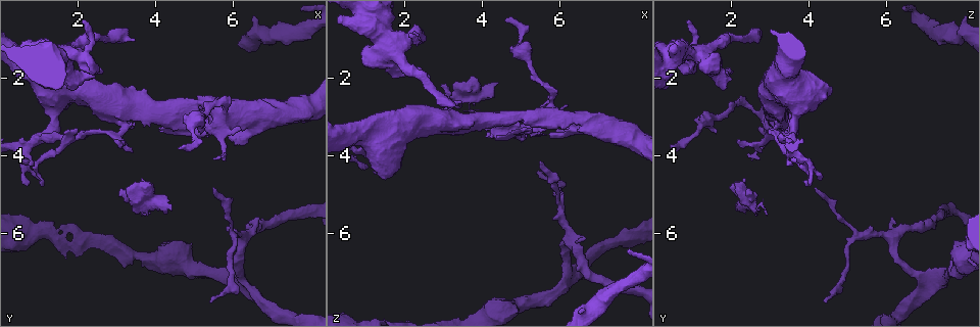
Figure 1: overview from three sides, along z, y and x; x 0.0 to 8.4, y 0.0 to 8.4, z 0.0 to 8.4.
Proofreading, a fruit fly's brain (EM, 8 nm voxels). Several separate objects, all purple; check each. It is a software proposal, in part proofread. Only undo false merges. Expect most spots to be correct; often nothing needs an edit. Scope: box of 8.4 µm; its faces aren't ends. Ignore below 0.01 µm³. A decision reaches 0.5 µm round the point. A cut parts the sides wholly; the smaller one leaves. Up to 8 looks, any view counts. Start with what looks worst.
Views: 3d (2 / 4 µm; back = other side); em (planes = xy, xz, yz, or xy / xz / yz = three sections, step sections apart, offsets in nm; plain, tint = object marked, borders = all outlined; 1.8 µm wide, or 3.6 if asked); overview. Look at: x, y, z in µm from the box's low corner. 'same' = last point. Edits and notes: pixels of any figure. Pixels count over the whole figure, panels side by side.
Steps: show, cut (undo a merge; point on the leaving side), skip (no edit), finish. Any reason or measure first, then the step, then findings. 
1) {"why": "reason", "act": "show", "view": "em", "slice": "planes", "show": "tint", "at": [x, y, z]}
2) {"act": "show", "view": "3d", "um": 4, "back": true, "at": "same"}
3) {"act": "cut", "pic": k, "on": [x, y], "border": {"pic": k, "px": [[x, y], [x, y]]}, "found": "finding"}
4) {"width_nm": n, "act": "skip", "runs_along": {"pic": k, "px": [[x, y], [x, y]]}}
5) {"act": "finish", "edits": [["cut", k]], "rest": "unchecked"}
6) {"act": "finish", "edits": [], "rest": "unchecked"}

{"why": "small branch off a trunk", "act": "show", "view": "em", "slice": "planes", "show": "tint", "at": [1.35, 3.45, 3.65]}

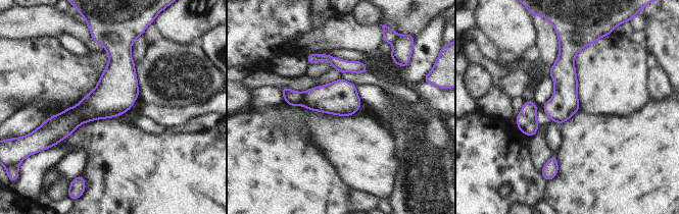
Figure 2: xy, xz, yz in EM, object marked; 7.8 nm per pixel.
{"act": "cut", "pic": 2, "on": [292, 98], "border": {"pic": 2, "px": [[303, 93], [303, 99], [298, 104]]}, "found": "two neurons meet here"}

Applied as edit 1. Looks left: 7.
{"why": "redraw", "act": "show", "view": "overview"}

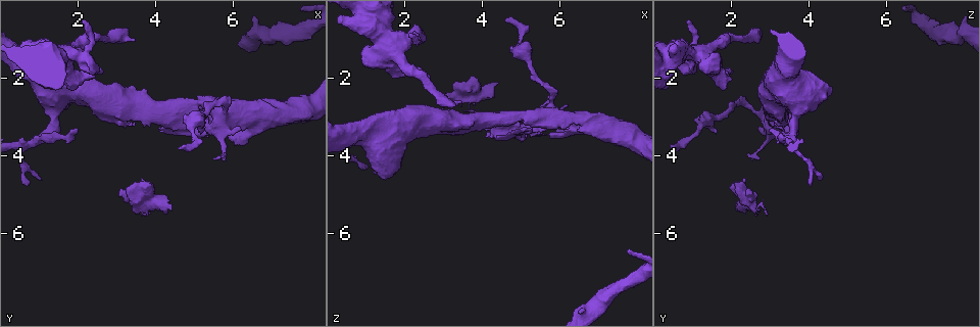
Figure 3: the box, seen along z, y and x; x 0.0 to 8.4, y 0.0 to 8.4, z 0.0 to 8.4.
{"why": "sudden change in width", "act": "show", "view": "3d", "um": 2, "at": [5.70, 2.85, 2.90]}

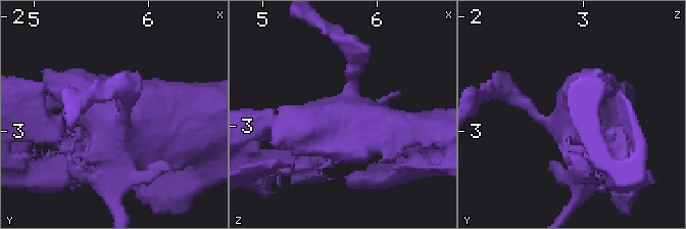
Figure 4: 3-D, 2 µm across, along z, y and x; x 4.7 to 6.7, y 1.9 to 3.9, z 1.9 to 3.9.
{"why": "need the tissue", "act": "show", "view": "em", "slice": "yz", "step": 8, "show": "tint", "at": [5.64, 2.80, 2.90]}

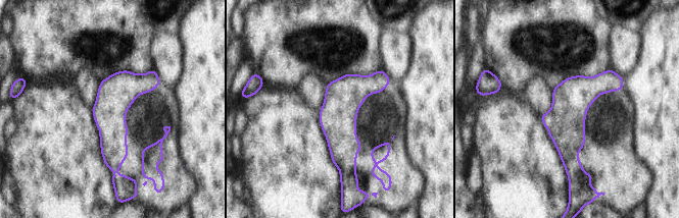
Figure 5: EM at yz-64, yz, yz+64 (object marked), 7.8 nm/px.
{"why": "cut it another way", "act": "show", "view": "em", "slice": "planes", "show": "borders", "at": "same"}

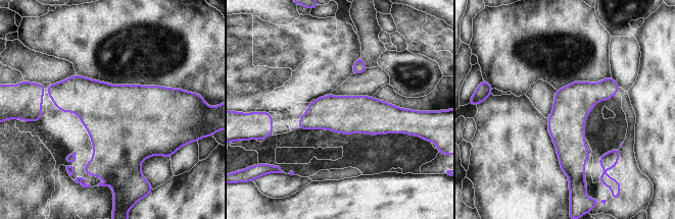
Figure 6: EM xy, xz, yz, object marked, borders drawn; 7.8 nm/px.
{"act": "skip", "runs_along": {"pic": 6, "px": [[610, 79], [574, 115], [574, 174]]}, "found": "continuous, no second neuron"}

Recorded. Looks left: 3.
{"act": "finish", "edits": [["cut", 2]], "rest": "unchecked"}

